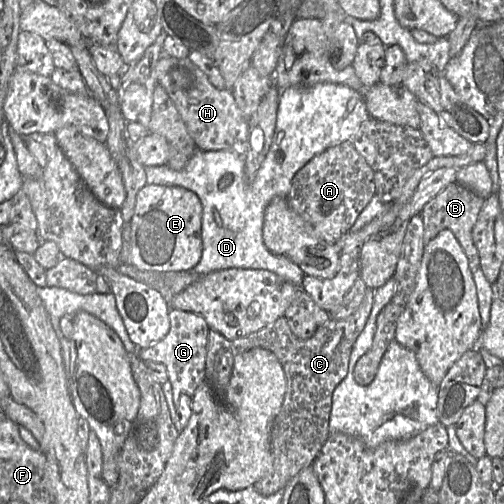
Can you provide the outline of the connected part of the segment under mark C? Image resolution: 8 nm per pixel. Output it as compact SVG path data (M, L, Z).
M367 287L361 304L352 315L343 320L336 320L329 316L328 321L306 340L297 338L291 332L285 315L249 336L236 340L229 340L219 332L210 329L205 380L220 403L227 405L226 391L237 355L260 347L271 351L284 370L286 393L271 429L273 466L270 473L253 484L259 494L269 496L284 490L294 476L313 464L328 440L332 395L348 373L350 354L370 315L374 291Z

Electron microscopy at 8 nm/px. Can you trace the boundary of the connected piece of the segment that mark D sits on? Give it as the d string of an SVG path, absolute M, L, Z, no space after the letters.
M317 83L310 87L292 86L280 91L272 142L253 182L246 181L245 159L235 151L196 150L186 167L179 171L166 164L145 167L147 184L183 187L194 192L201 201L203 252L192 272L203 276L230 268L261 269L302 287L305 273L301 268L288 257L271 253L264 244L265 209L275 197L287 197L293 177L313 157L345 141L352 142L360 125L370 117L363 95L349 86L333 83Z

